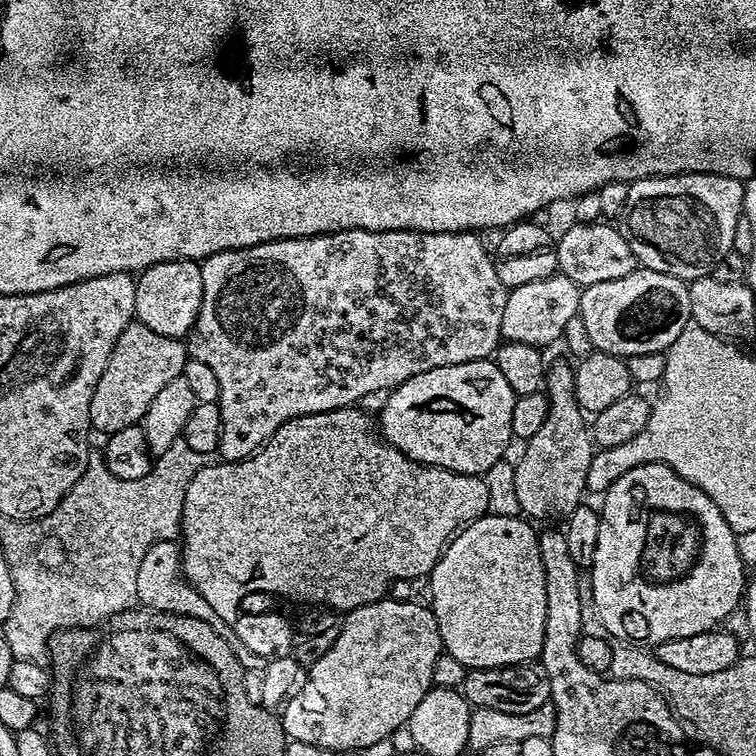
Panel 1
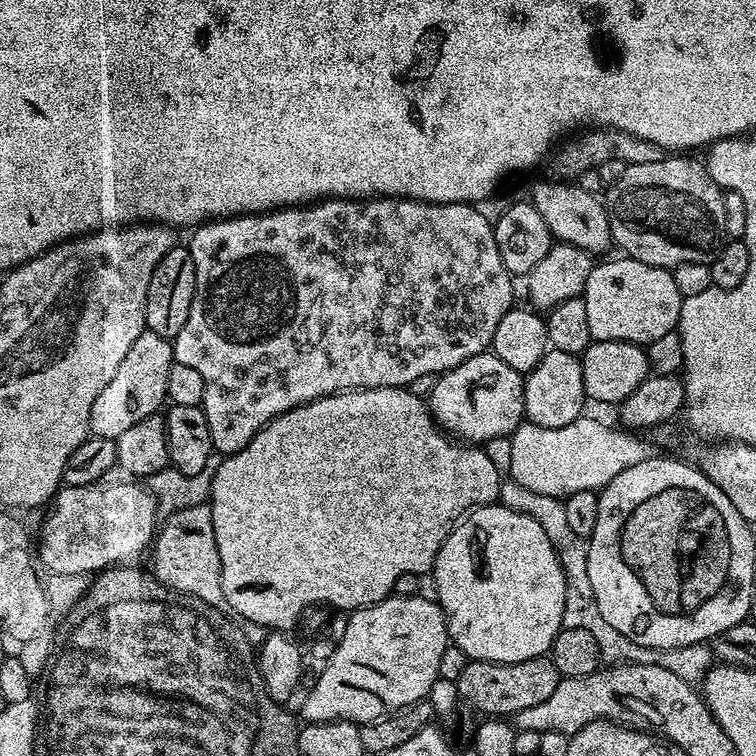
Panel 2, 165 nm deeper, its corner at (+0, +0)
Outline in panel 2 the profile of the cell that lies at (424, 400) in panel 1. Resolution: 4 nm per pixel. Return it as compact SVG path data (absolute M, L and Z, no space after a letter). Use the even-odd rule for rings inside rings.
M491 351L451 368L436 382L432 393L427 393L427 406L441 429L461 441L484 442L480 440L511 437L512 431L525 419L525 377L518 370L510 370L510 366L506 366L502 358L492 355Z

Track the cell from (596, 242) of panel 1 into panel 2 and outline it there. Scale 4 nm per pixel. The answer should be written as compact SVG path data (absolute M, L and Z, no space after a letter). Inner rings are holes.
M540 180L532 188L530 202L542 214L542 222L550 230L550 234L561 245L572 250L579 250L589 254L604 252L613 247L612 231L608 221L608 210L599 195L586 193L576 182L555 182Z

